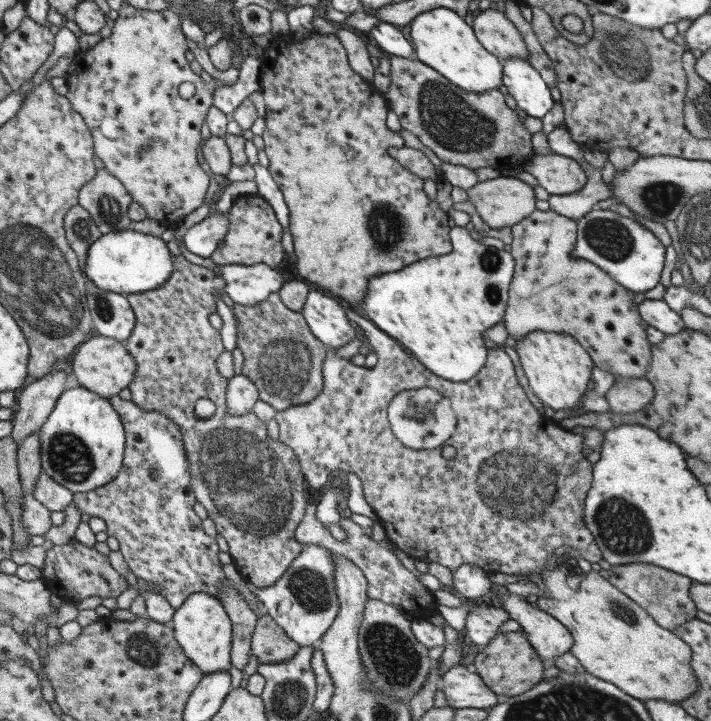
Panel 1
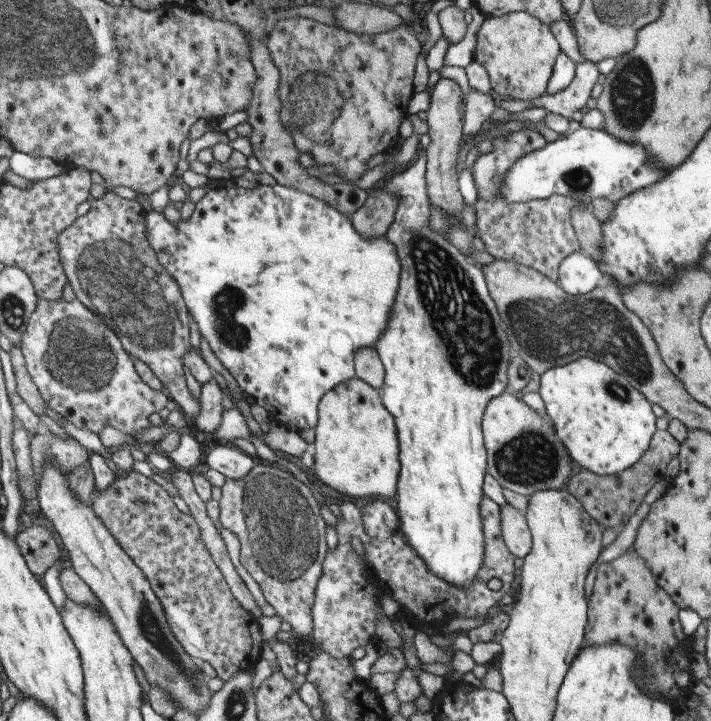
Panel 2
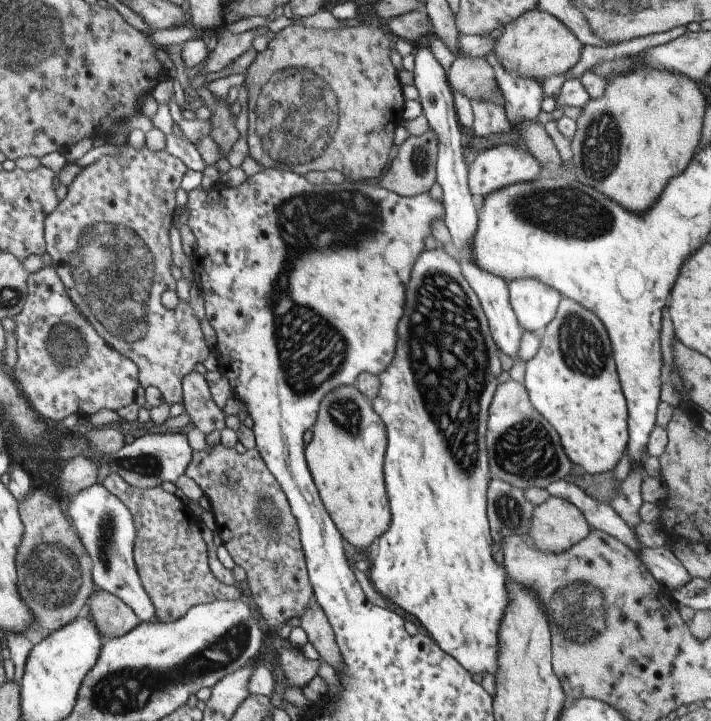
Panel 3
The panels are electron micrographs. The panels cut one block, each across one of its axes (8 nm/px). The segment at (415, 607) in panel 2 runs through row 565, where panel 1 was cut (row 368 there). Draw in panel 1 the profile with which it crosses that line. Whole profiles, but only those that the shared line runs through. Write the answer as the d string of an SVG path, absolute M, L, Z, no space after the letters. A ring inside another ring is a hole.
M388 336L388 352L380 352L378 356L378 363L374 367L363 367L353 364L350 359L338 358L336 356L336 349L329 349L323 362L324 384L322 392L310 400L308 404L300 404L286 408L286 410L276 411L276 422L279 424L279 439L282 444L286 444L288 448L292 448L295 458L298 459L300 470L304 478L309 482L314 489L320 489L326 486L328 476L334 470L346 470L346 472L358 472L358 478L362 481L362 488L364 489L364 497L366 502L376 515L378 515L379 522L386 531L388 540L402 552L415 559L424 560L426 562L437 562L448 567L450 571L456 571L462 564L472 564L478 568L484 568L486 572L502 574L538 574L543 569L546 570L549 566L549 559L552 553L560 546L569 546L571 551L576 552L576 556L581 559L586 559L589 563L599 563L602 560L603 553L599 546L596 546L594 537L590 534L590 530L586 528L585 524L585 502L586 492L590 490L590 482L593 476L593 462L594 457L587 458L587 451L582 447L583 435L574 434L571 431L559 427L555 421L550 418L542 418L538 413L536 407L532 405L530 399L518 383L518 378L514 370L514 364L510 360L510 356L504 351L502 347L492 348L487 350L487 360L480 372L470 378L466 382L452 382L440 378L432 374L426 367L423 366L420 360L416 360L412 354L409 354L396 340ZM430 387L448 397L451 407L455 409L457 415L457 428L454 434L445 442L445 446L452 446L456 449L456 456L454 458L444 458L442 455L442 448L428 450L414 450L404 446L398 437L394 436L390 428L390 422L387 417L387 408L391 400L399 392L403 390L412 390L418 388Z

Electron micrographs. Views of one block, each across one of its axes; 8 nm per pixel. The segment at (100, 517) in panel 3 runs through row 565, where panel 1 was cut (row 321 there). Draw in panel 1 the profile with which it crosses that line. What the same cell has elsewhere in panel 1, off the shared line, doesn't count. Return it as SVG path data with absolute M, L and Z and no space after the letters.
M88 280L84 285L84 299L93 320L93 333L115 338L124 342L132 334L136 316L125 295L104 292L94 282Z

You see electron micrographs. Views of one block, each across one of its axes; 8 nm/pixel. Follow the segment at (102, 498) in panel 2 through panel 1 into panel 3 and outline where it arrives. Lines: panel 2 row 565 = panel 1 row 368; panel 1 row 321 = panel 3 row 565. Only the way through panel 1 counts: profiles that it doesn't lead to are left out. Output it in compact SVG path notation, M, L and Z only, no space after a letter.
M110 473L104 478L102 486L118 498L129 508L135 524L135 541L133 548L134 564L137 566L138 576L145 591L149 594L156 611L156 620L168 623L182 618L193 606L209 603L215 600L245 600L239 586L228 586L217 580L208 564L208 547L200 532L199 516L190 509L189 502L179 493L169 493L160 485L156 488L142 489L130 486L122 477Z

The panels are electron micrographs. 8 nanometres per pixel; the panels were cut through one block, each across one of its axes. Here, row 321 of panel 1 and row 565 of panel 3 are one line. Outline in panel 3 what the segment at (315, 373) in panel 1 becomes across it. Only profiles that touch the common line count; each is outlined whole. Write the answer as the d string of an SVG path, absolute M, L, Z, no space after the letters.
M222 443L210 450L194 451L193 462L186 469L189 476L198 484L203 494L209 498L217 530L223 545L232 560L246 572L246 582L252 594L252 605L272 630L279 630L292 618L302 618L306 606L313 601L314 592L310 584L304 552L301 546L298 520L292 514L290 502L282 486L272 472L268 470L257 447L240 454L233 448L226 448Z

